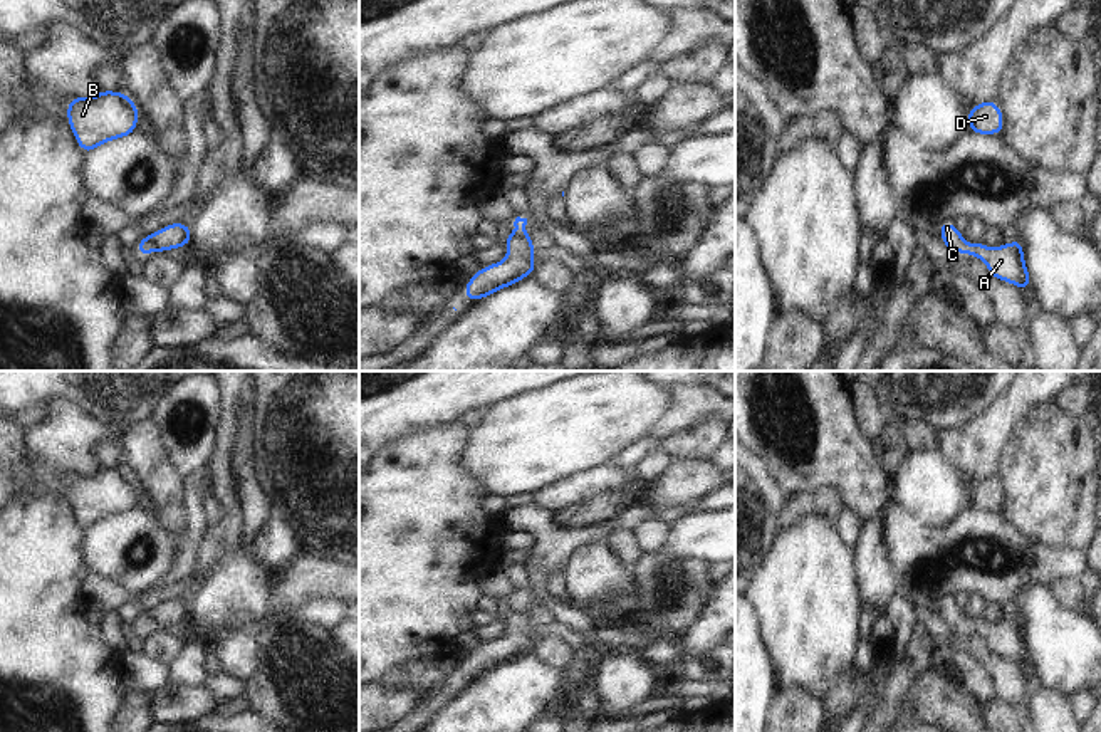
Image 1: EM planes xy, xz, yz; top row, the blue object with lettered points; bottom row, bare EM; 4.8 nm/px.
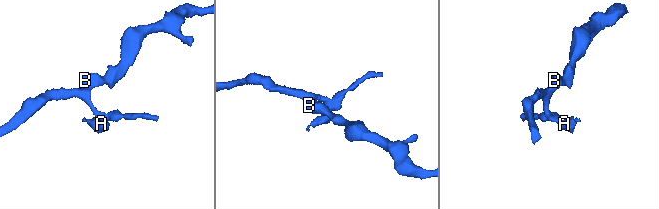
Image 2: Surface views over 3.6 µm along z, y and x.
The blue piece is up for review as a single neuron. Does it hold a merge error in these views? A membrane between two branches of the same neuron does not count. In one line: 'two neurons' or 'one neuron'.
two neurons

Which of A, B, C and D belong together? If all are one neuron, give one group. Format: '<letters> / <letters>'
A / B C D

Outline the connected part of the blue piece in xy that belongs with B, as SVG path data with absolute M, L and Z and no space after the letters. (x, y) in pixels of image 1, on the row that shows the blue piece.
M99 91L94 97L72 97L67 102L67 124L76 143L89 154L107 141L136 131L139 109L126 92Z

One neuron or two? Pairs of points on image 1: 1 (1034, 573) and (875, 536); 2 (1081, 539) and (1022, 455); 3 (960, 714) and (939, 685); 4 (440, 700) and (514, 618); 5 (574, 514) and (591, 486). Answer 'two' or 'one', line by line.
1: two
2: one
3: one
4: one
5: two

